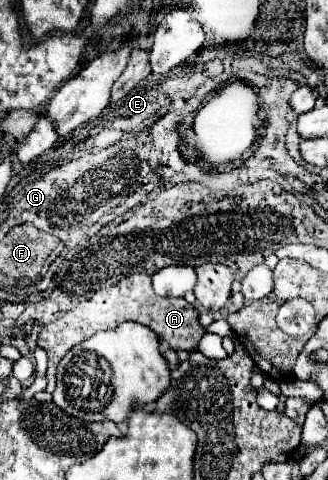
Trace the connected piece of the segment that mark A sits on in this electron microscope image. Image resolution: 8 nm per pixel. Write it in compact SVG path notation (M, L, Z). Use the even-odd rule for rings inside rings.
M144 273L124 277L116 285L96 291L92 299L80 301L76 305L76 309L66 313L62 319L42 327L42 331L38 335L38 345L48 353L48 371L46 371L48 387L46 387L46 391L48 393L54 391L54 387L56 387L56 365L70 347L86 341L88 337L92 337L98 331L116 329L118 323L124 323L124 321L136 321L136 323L150 327L174 351L194 351L198 347L200 337L206 333L204 327L200 327L200 323L198 323L196 309L184 297L178 297L178 299L158 297L152 289L150 277Z

